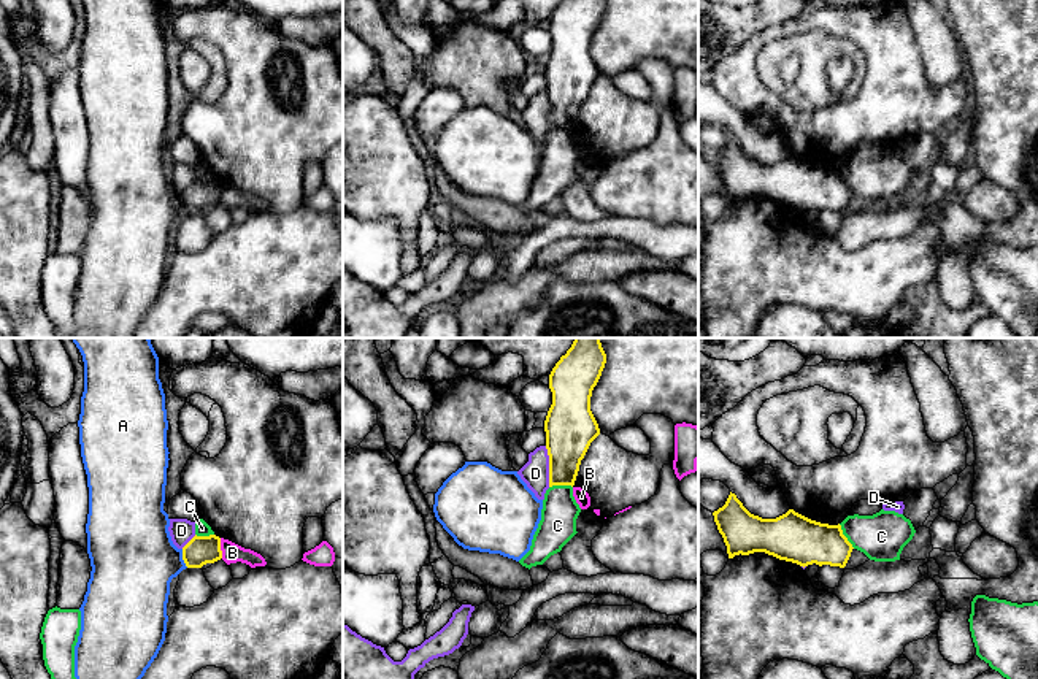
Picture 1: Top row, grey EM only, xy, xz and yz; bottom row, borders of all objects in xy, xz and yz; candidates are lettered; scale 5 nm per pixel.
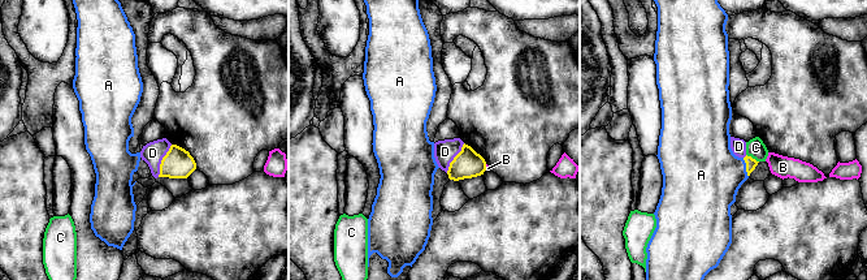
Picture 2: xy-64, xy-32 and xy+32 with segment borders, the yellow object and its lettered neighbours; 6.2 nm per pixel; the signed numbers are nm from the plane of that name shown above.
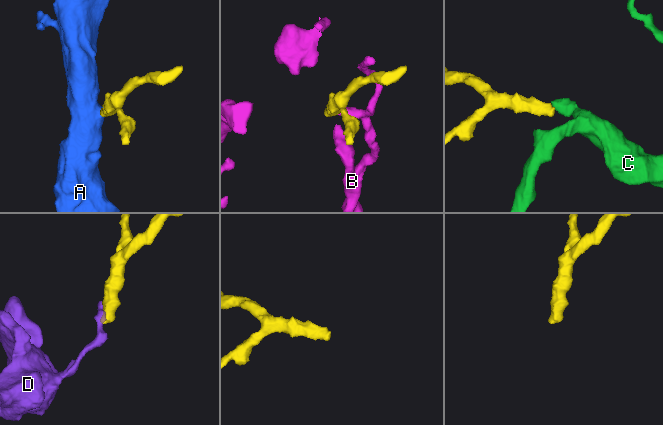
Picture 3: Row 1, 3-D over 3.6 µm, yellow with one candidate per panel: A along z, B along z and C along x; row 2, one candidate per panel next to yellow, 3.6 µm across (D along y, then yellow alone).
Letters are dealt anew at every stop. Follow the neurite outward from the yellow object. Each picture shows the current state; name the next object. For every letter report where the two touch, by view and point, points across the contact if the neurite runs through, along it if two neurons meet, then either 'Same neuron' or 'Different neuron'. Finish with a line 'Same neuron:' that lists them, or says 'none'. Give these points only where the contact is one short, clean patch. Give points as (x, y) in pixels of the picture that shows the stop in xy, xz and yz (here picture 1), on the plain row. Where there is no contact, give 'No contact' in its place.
A: Touches yellow at xy (183, 203). Path across: xy (199, 195), (183, 203), (134, 203). Same neuron
B: Touches yellow at xy (219, 192). Different neuron
C: Touches yellow at yz (845, 181). Boundary: yz (838, 168), (854, 192). Different neuron
D: Touches yellow at xz (549, 111). Boundary: xz (545, 91), (549, 130). Different neuron
Same neuron: A

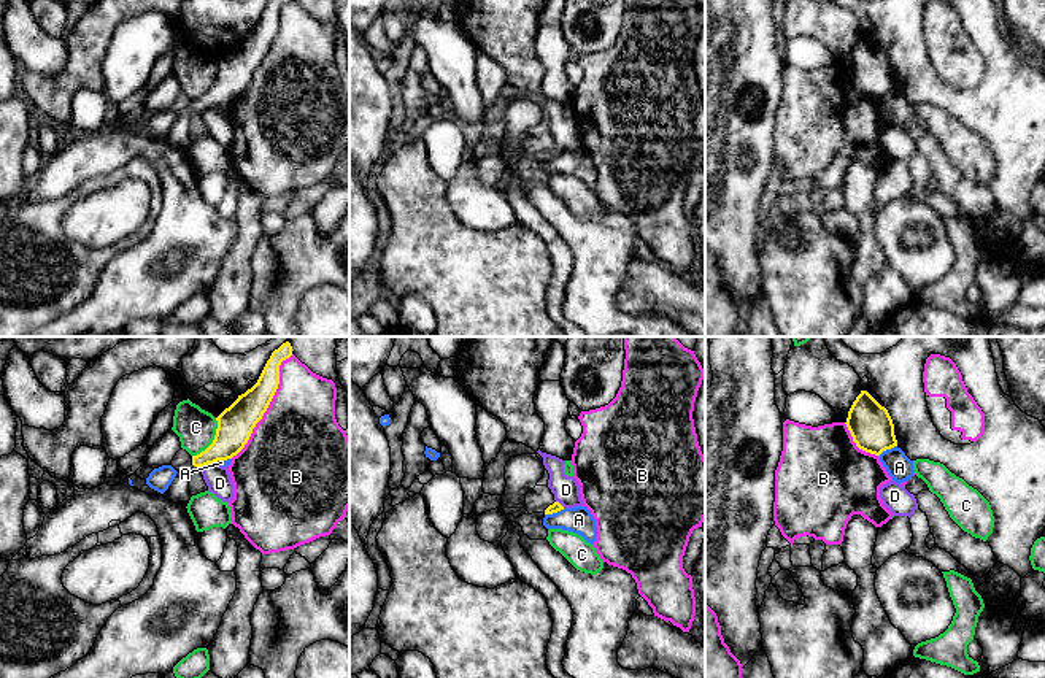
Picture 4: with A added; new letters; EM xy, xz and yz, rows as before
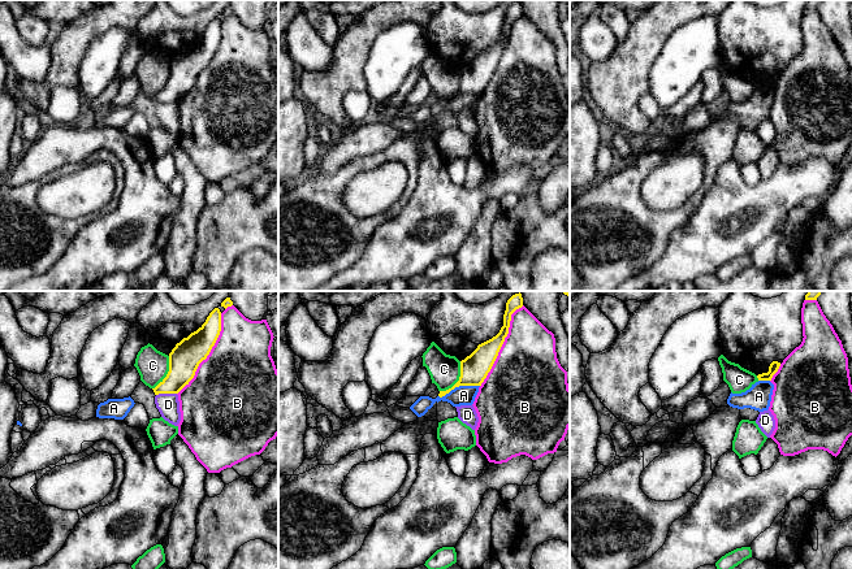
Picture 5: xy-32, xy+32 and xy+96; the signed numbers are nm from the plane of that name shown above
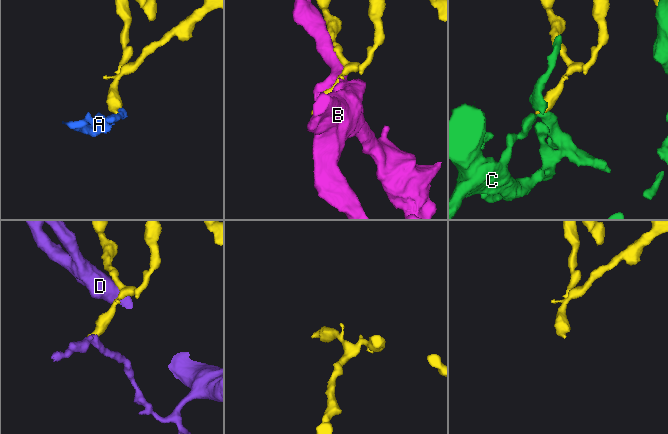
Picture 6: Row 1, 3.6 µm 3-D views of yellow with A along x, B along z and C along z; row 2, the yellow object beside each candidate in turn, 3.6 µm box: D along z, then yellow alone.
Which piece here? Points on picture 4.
A: Touches yellow at xz (555, 156). Different neuron
B: Touches yellow at xy (267, 51). Different neuron
C: Touches yellow at xy (213, 84). Different neuron
D: Touches yellow at xy (207, 108). Different neuron
Same neuron: none

